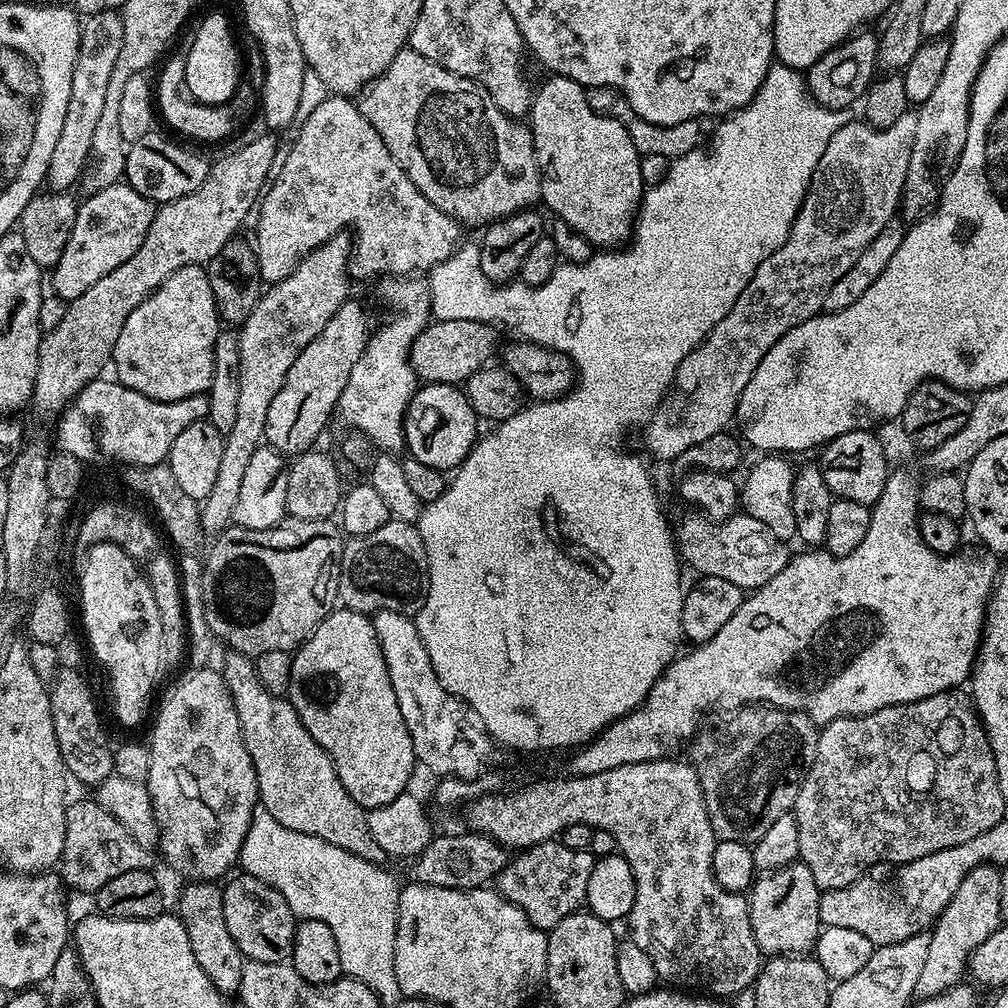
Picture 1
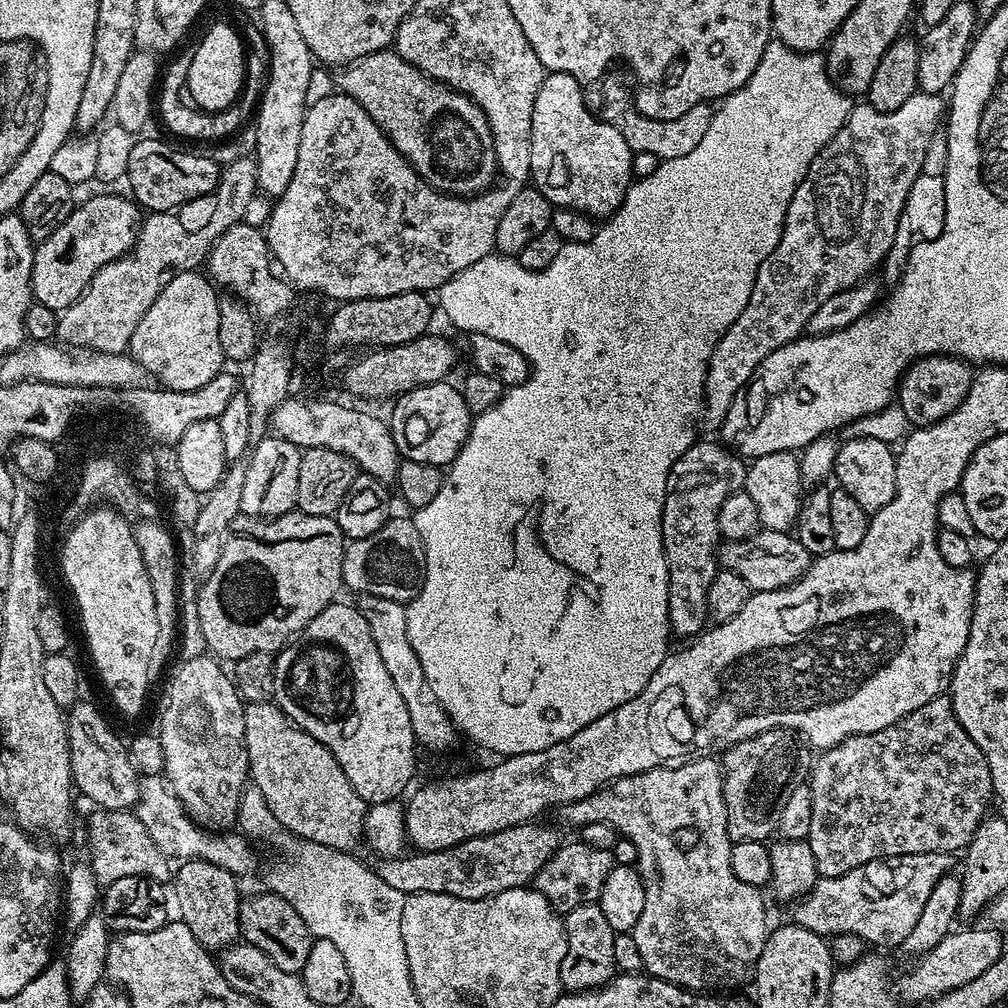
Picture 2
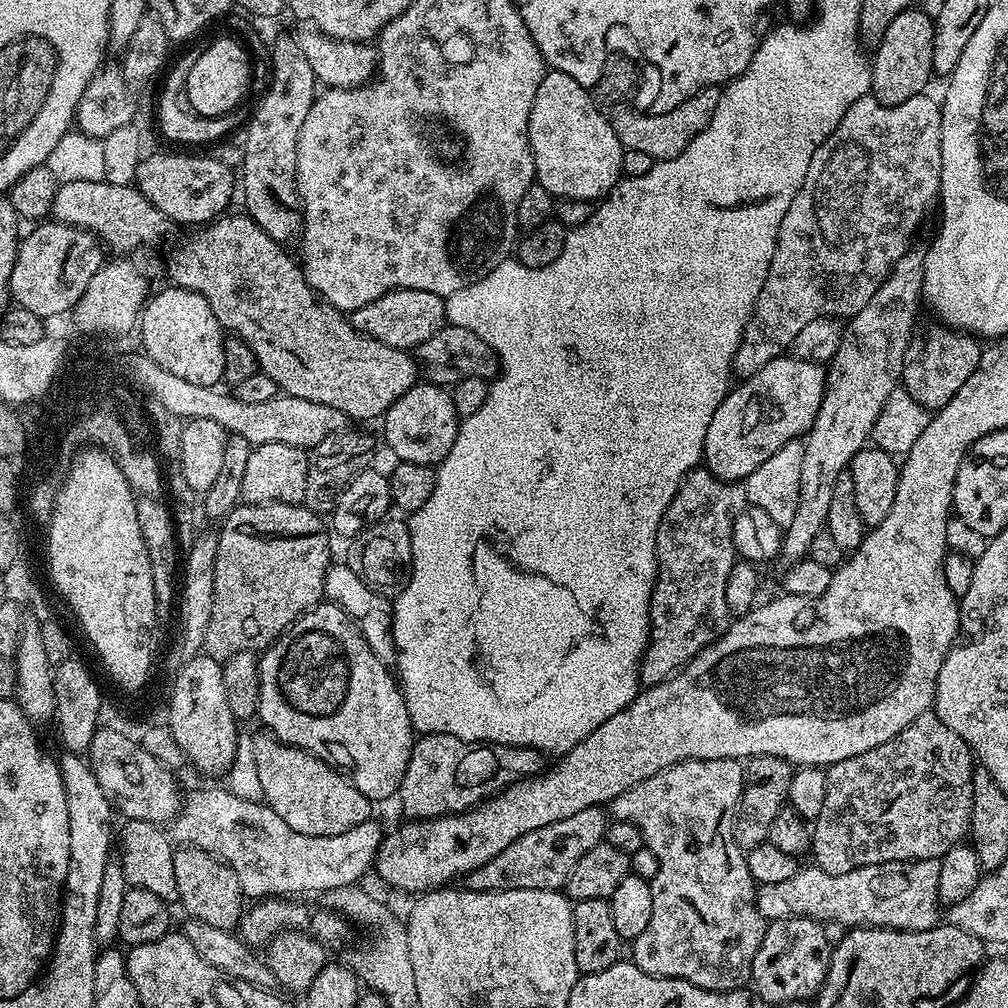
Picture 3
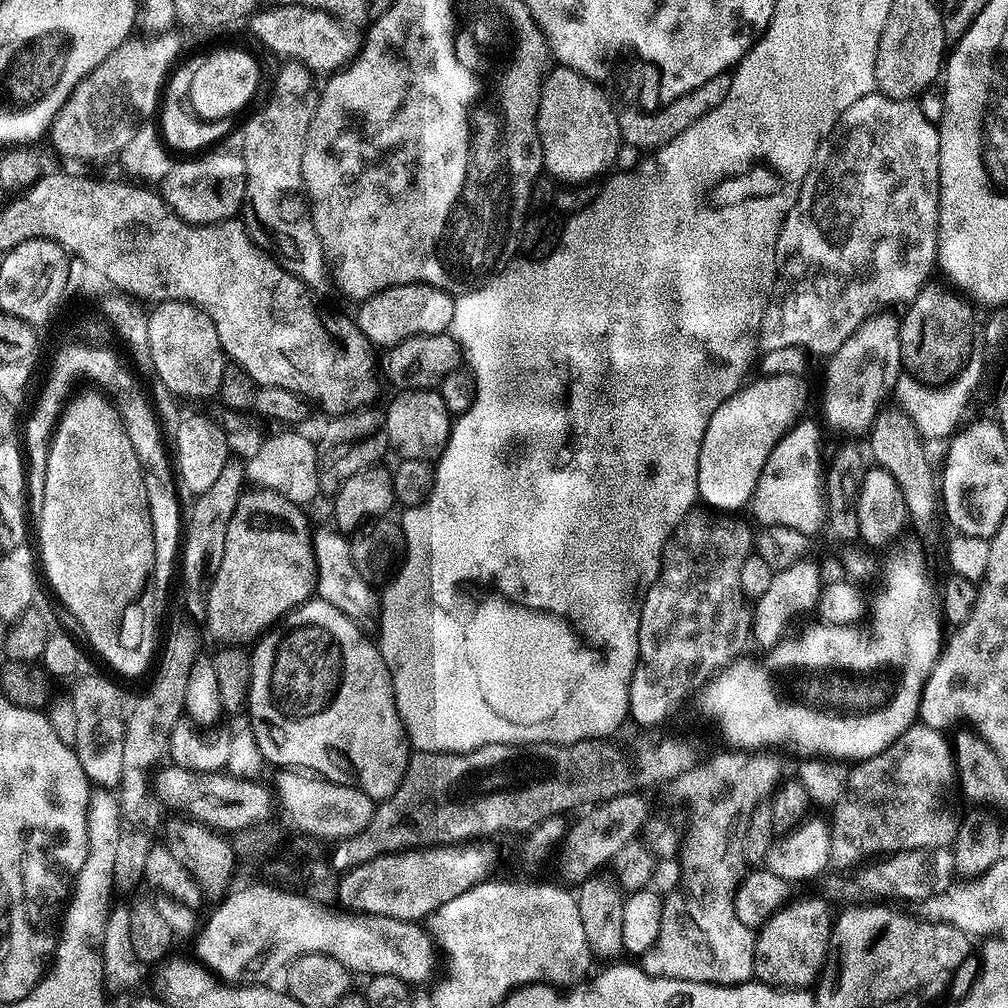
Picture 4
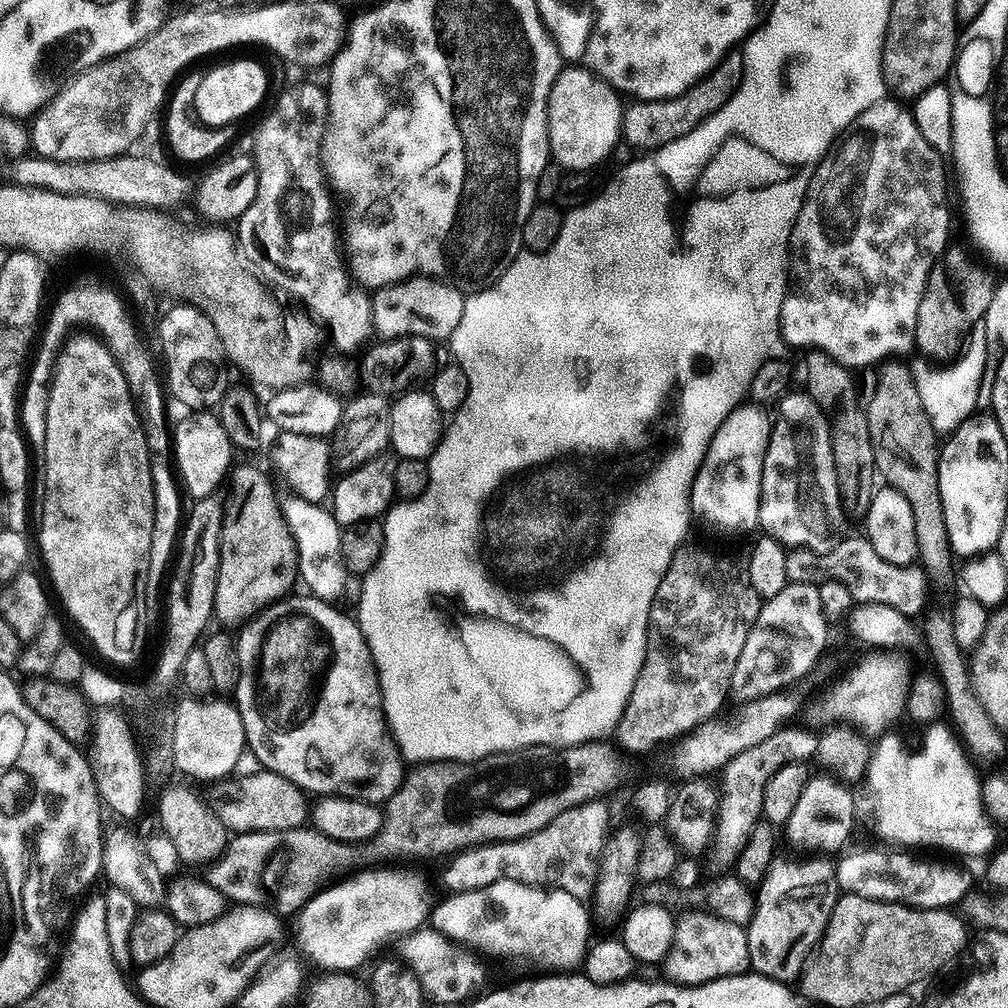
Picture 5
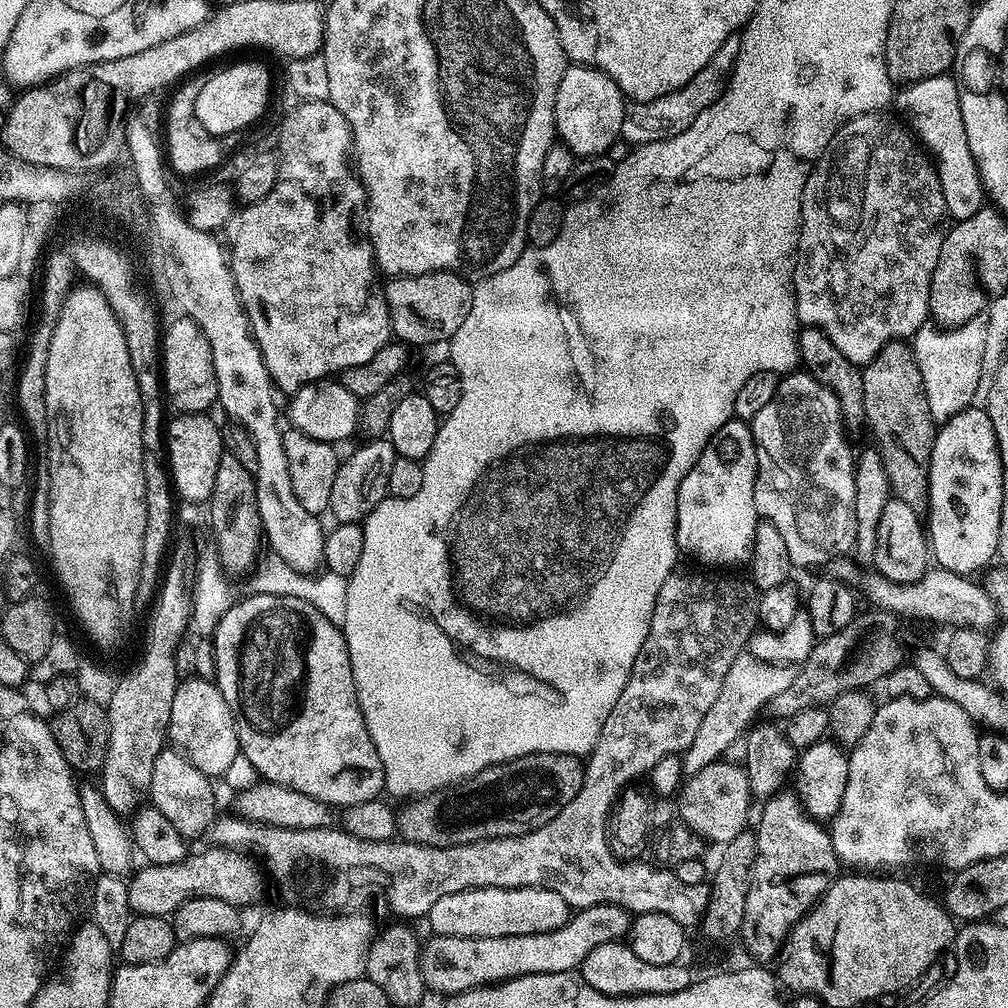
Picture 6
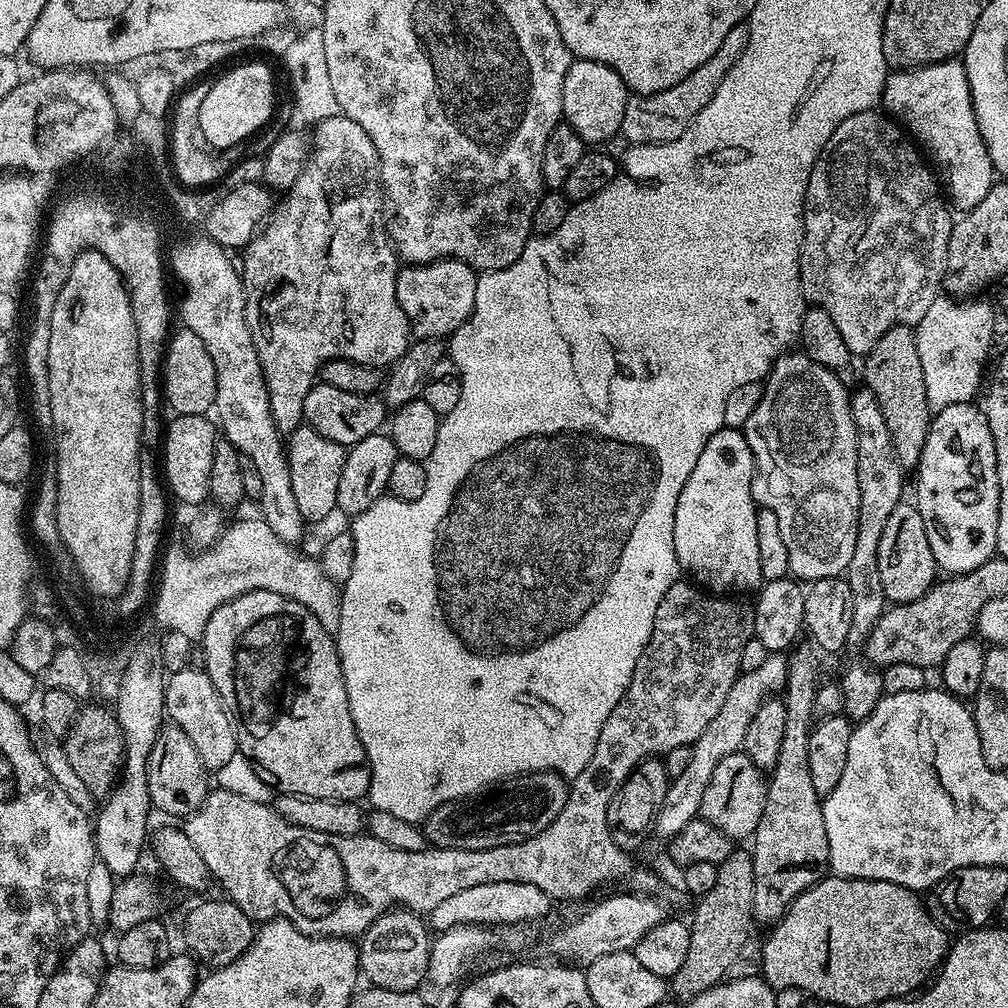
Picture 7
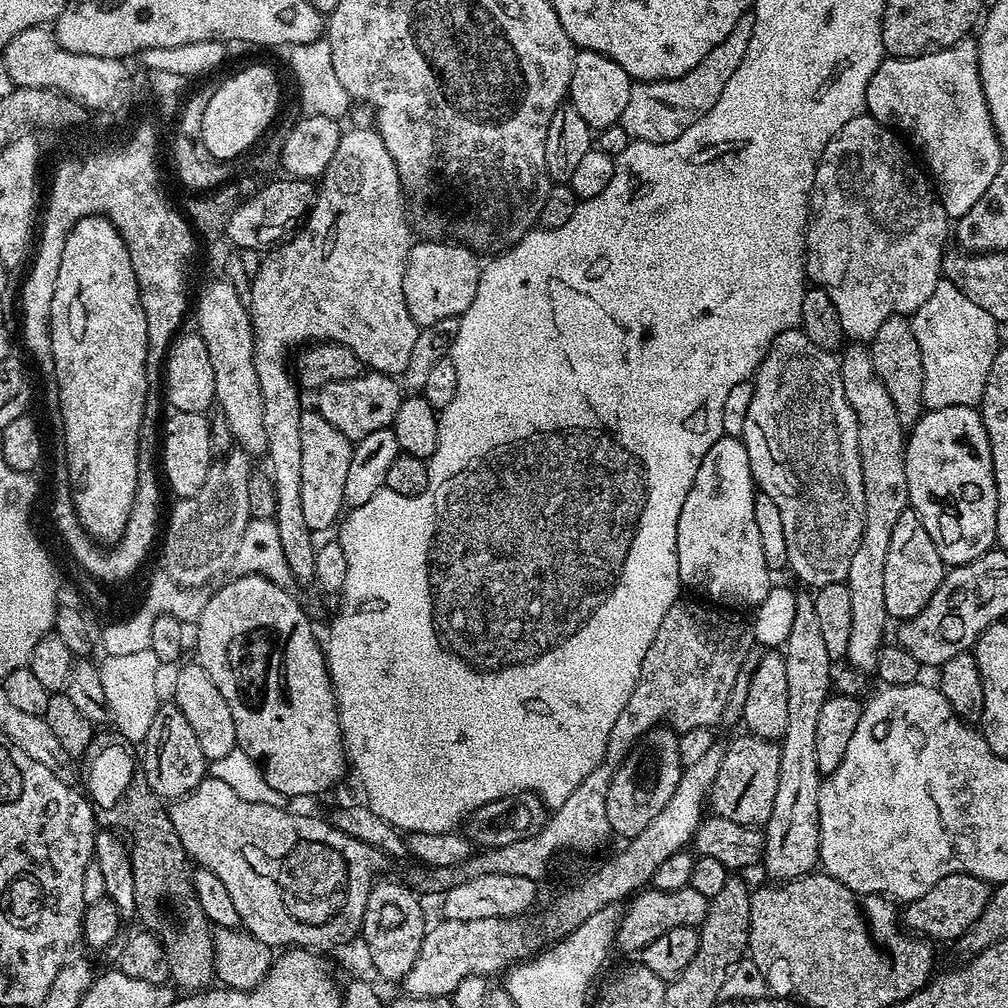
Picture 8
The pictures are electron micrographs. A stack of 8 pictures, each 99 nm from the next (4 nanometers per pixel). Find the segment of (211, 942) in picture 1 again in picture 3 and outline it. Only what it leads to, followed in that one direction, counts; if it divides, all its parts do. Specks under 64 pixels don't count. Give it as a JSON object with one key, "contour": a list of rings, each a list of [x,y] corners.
{"contour":[[[195,846],[177,847],[172,857],[178,904],[188,911],[187,915],[212,927],[235,929],[246,911],[246,897],[234,869],[206,850]]]}

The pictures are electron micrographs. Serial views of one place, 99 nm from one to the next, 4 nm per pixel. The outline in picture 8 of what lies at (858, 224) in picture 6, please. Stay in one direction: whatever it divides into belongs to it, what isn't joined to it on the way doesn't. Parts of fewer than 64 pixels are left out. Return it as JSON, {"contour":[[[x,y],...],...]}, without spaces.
{"contour":[[[861,114],[850,118],[850,122],[846,122],[846,126],[842,126],[842,130],[838,130],[838,134],[826,146],[814,174],[814,186],[808,213],[808,231],[804,238],[804,270],[807,279],[815,287],[826,290],[826,294],[830,294],[830,302],[834,302],[834,310],[838,310],[838,322],[842,322],[844,335],[852,342],[871,342],[874,334],[878,334],[878,326],[882,326],[882,322],[886,322],[886,318],[891,316],[911,317],[912,313],[917,312],[922,306],[922,302],[926,302],[926,298],[930,298],[930,294],[934,294],[934,286],[942,279],[942,265],[946,251],[944,243],[950,240],[950,217],[941,206],[939,195],[934,191],[929,177],[922,171],[921,165],[914,159],[913,153],[911,151],[908,153],[904,149],[904,144],[899,138],[901,139],[891,127],[881,124],[873,116]]]}

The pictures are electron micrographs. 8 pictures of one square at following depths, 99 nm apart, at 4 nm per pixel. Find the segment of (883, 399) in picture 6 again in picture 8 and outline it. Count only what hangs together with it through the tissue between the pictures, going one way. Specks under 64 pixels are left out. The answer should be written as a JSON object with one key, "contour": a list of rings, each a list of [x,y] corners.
{"contour":[[[891,316],[878,326],[878,334],[870,342],[870,351],[874,370],[878,378],[882,378],[882,386],[886,386],[894,410],[898,414],[898,422],[911,426],[920,419],[925,411],[924,403],[924,371],[922,358],[918,350],[918,342],[914,338],[911,319],[907,316]]]}

